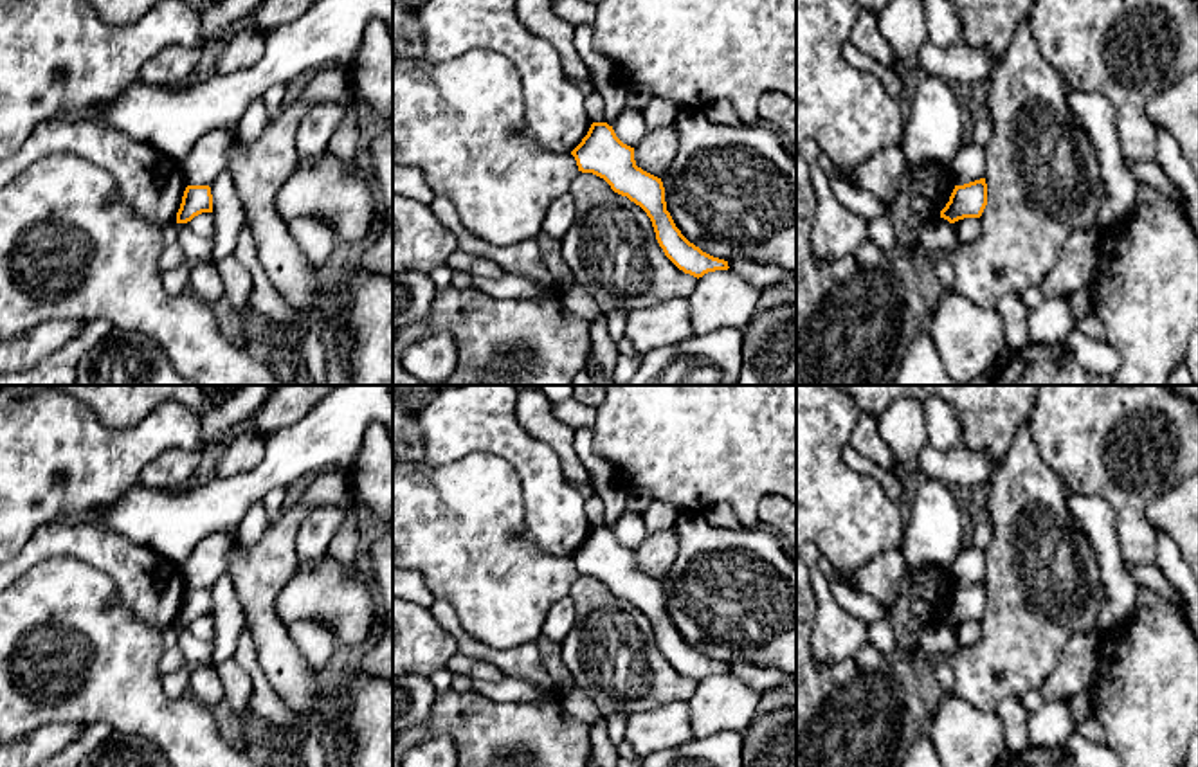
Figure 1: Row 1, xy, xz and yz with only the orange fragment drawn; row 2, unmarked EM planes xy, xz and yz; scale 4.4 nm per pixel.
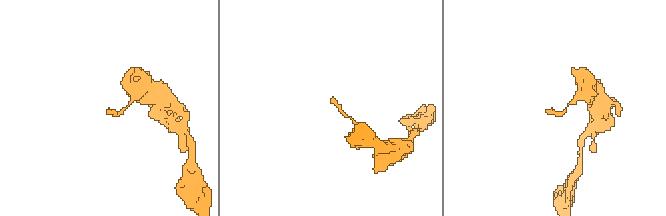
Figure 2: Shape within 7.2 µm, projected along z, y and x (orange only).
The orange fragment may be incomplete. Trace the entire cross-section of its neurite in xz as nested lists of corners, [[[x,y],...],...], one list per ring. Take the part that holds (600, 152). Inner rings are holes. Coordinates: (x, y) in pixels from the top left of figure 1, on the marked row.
[[[593,122],[571,155],[578,171],[604,178],[614,193],[647,212],[659,247],[679,270],[699,279],[708,272],[730,268],[728,261],[703,252],[681,234],[667,211],[661,178],[636,166],[634,148],[623,144],[613,126]]]

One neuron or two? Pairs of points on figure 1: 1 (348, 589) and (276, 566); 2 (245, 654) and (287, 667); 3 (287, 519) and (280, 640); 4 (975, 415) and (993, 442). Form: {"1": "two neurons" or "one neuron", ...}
{"1": "two neurons", "2": "two neurons", "3": "one neuron", "4": "one neuron"}

